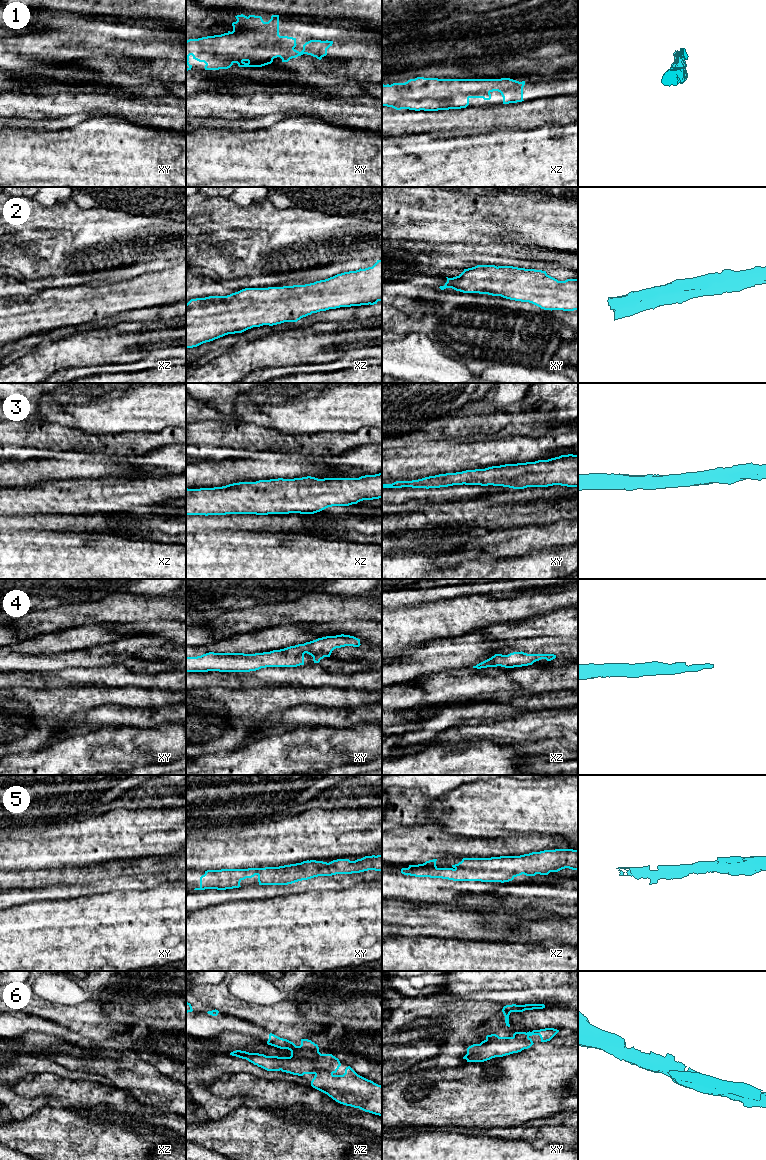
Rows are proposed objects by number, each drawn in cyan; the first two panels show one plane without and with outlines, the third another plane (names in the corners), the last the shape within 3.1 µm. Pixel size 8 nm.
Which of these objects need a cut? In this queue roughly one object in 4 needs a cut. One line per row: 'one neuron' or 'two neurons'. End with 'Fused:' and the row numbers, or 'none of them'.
1: one neuron
2: one neuron
3: one neuron
4: one neuron
5: one neuron
6: one neuron
Fused: none of them

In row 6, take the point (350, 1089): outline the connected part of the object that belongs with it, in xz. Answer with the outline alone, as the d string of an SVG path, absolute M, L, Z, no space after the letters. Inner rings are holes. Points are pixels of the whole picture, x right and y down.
M272 1033L269 1034L268 1045L288 1049L291 1051L290 1057L266 1056L259 1053L249 1053L246 1051L236 1050L230 1053L242 1059L261 1067L267 1071L282 1071L293 1075L303 1076L304 1074L314 1074L311 1086L331 1097L336 1102L359 1108L382 1117L382 1086L358 1075L350 1066L346 1067L343 1075L335 1073L341 1066L338 1058L332 1054L321 1054L317 1044L308 1039L301 1039L301 1045L296 1046L293 1042L280 1038Z

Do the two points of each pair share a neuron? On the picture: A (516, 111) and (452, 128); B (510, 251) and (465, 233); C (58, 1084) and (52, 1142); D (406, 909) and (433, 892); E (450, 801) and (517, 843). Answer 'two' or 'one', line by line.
A: one
B: two
C: two
D: two
E: two

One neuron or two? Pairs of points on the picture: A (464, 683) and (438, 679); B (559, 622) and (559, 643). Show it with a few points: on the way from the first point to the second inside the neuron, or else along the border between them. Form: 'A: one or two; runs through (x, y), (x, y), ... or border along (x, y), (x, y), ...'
A: one; runs through (458, 683), (444, 683)
B: two; border along (567, 637), (539, 636), (536, 638)

